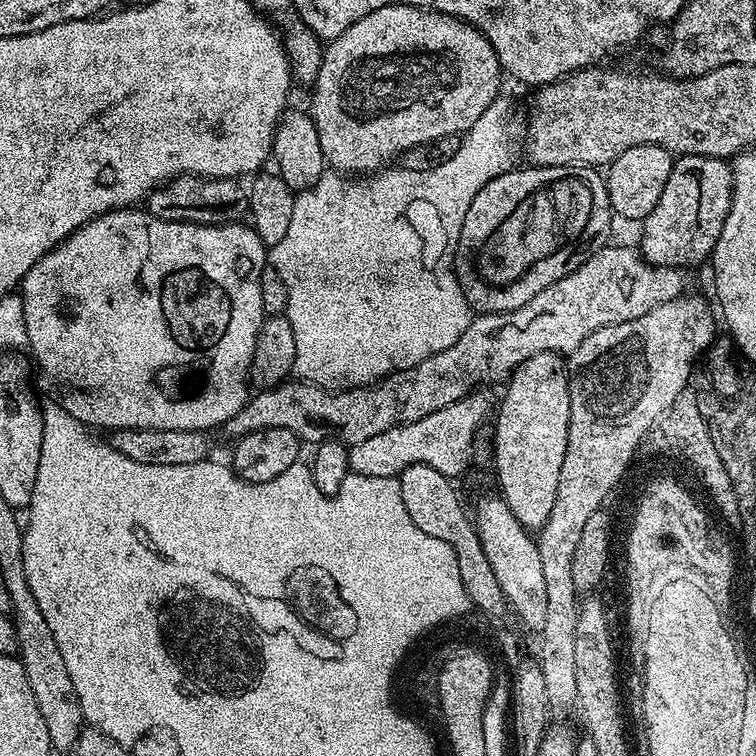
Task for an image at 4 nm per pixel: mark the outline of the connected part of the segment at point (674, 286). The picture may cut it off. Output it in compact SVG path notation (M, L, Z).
M608 247L597 248L578 270L546 286L546 290L530 298L526 306L509 312L473 315L454 346L430 354L430 358L418 362L418 366L392 372L363 388L329 390L292 378L277 388L259 389L249 395L248 403L239 414L223 424L222 432L239 438L254 430L278 428L290 430L290 434L304 442L321 442L337 434L348 446L366 442L366 438L374 438L374 434L382 434L399 424L418 422L426 418L426 414L434 414L434 410L458 402L484 386L480 384L507 381L514 369L522 366L526 358L534 358L534 354L571 354L598 326L642 318L652 304L661 303L679 291L683 267L649 264L635 247Z

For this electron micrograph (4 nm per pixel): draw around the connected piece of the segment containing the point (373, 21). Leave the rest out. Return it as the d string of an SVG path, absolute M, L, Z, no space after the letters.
M403 2L382 6L382 10L374 10L370 14L366 14L366 18L358 18L358 22L354 22L354 26L350 26L345 32L338 34L338 38L334 38L323 49L320 57L320 69L316 75L315 85L311 89L313 92L310 115L318 130L318 142L322 142L322 154L325 161L341 174L351 174L353 177L360 178L365 173L375 174L381 171L391 161L388 160L391 156L399 157L419 144L430 143L432 140L446 135L469 132L474 126L474 122L478 122L478 118L482 118L486 106L493 104L501 95L500 76L502 77L502 69L494 46L490 46L490 42L484 37L483 32L478 31L472 24L459 20L457 16L447 16L445 12L433 12L431 8L406 6Z

